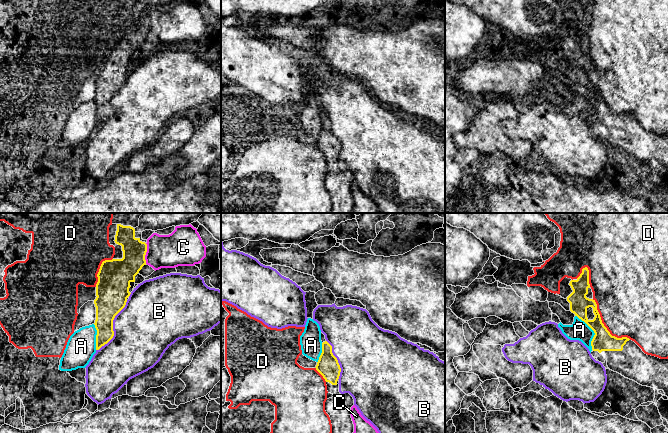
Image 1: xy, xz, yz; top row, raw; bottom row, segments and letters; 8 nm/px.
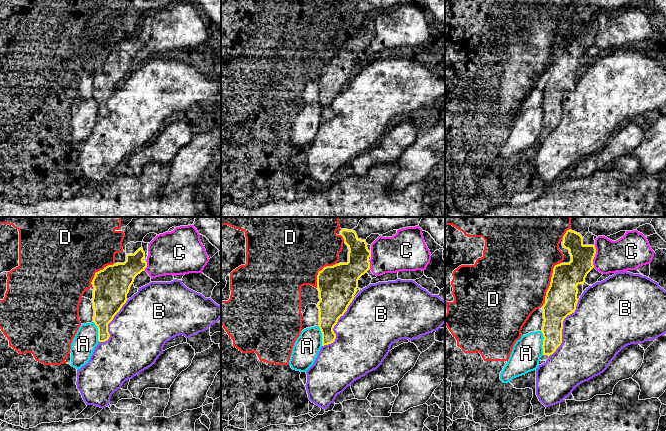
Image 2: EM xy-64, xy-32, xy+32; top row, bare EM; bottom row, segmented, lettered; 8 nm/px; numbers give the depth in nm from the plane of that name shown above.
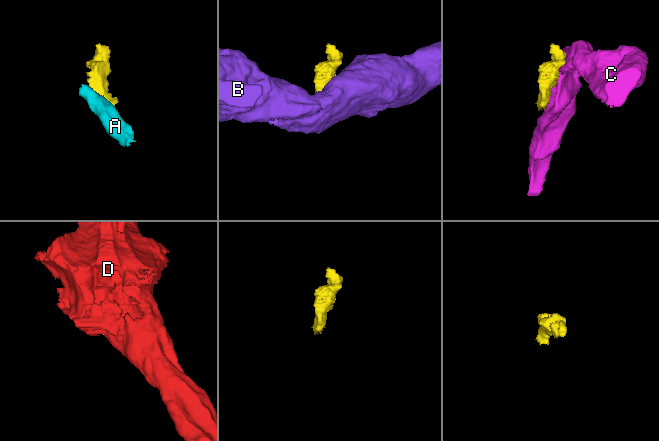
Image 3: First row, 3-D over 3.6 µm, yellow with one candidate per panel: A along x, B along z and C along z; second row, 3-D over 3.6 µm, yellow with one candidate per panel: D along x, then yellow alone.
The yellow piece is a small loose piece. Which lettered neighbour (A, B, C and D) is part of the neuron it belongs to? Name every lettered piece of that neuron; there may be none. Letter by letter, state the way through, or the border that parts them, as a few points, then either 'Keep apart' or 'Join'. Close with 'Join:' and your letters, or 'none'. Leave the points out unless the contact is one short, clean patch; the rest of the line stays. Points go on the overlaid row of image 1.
A: Boundary: yz (575, 315), (593, 331), (592, 349). Keep apart
B: Keep apart
C: Boundary: xy (145, 243), (146, 263). Keep apart
D: Keep apart
Join: none

